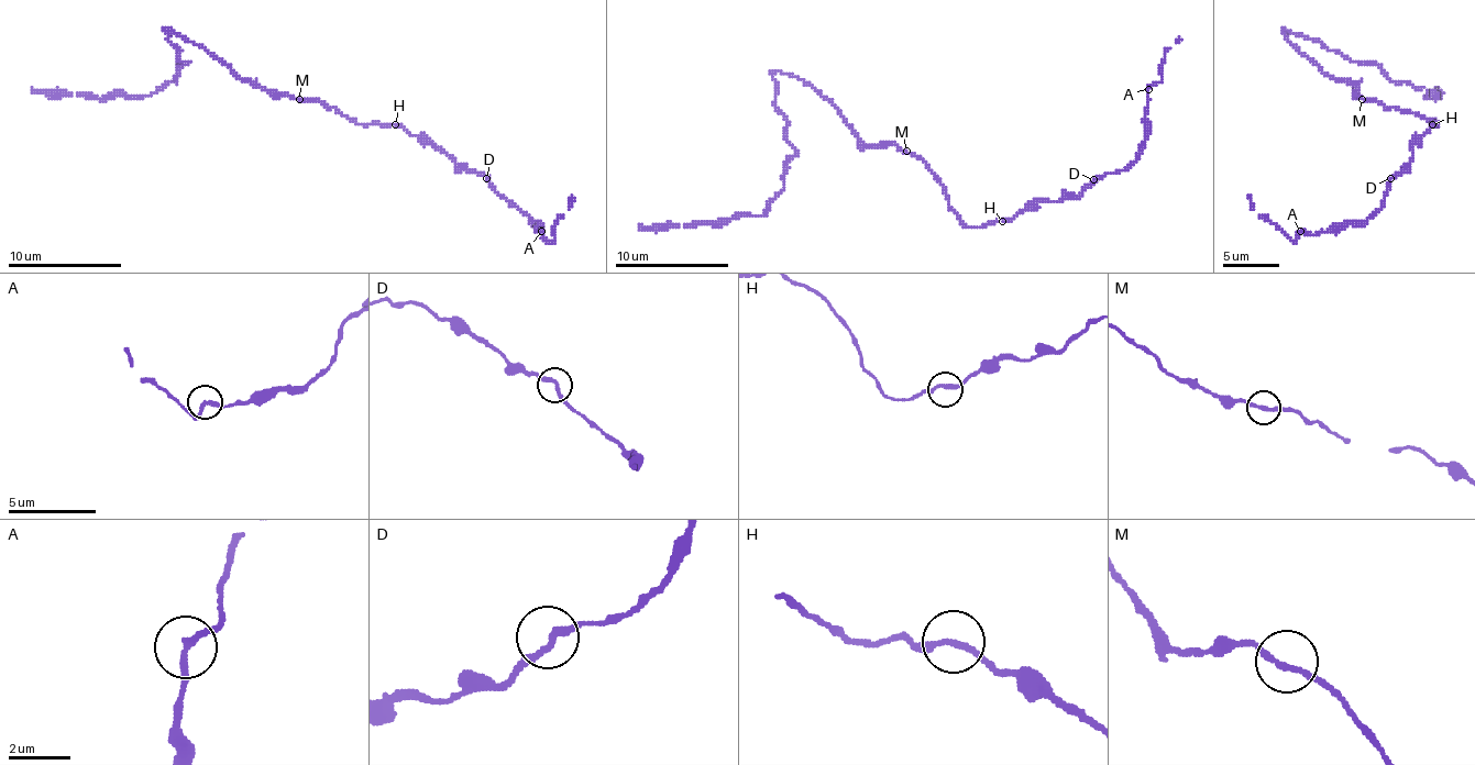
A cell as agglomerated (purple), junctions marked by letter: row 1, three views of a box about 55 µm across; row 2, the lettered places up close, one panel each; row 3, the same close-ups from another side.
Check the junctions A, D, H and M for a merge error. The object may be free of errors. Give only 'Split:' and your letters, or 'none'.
Split: none

